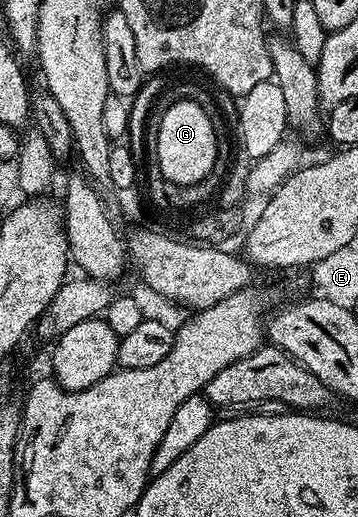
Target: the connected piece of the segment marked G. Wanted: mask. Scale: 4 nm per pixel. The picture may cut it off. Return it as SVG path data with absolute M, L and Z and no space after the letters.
M193 99L173 101L163 110L159 130L155 133L155 161L162 180L191 185L209 176L221 148L220 138L210 122L211 113Z

